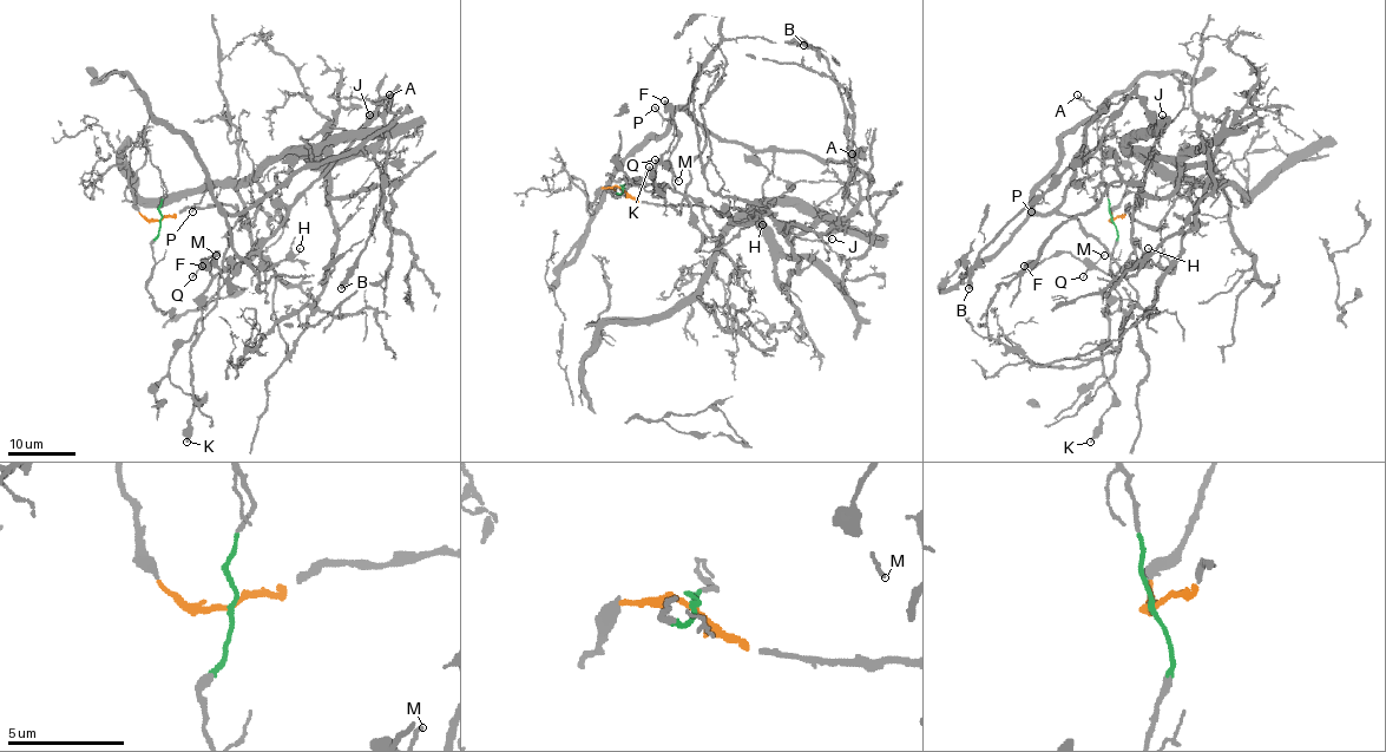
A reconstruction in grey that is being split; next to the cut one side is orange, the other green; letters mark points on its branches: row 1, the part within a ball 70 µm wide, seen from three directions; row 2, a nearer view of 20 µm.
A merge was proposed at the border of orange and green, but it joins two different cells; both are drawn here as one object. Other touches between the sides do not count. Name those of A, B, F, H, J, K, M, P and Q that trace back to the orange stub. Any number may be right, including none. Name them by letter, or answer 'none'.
none

